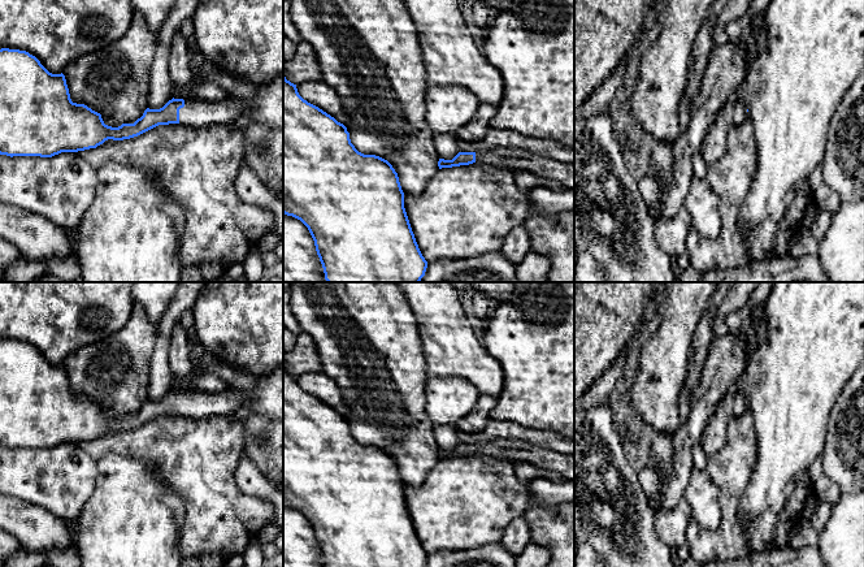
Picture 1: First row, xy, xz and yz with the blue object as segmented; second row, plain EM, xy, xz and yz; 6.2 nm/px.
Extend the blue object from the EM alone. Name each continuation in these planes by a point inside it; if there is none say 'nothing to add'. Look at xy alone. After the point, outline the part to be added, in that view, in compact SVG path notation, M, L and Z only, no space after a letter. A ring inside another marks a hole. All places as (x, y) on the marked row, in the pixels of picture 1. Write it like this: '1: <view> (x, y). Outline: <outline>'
1: xy (196, 113). Outline: M226 98L218 101L184 100L179 109L179 124L194 127L239 122L247 113L247 101Z

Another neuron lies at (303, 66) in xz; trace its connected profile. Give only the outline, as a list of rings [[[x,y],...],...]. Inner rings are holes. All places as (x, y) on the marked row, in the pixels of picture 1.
[[[304,40],[298,43],[295,55],[286,61],[285,77],[294,85],[308,81],[322,81],[324,77],[318,66],[316,52],[309,43]]]

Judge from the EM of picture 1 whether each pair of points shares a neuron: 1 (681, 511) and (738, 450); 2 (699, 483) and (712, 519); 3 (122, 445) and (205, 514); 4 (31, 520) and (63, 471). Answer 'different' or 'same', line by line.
1: different
2: same
3: same
4: different

